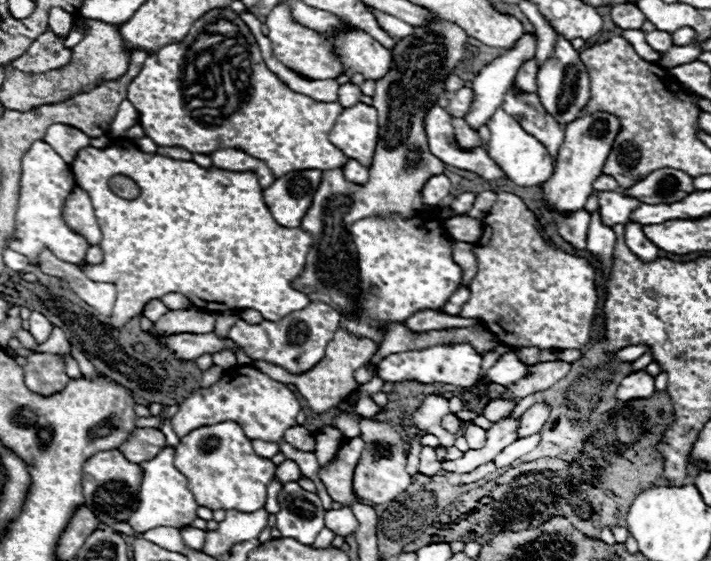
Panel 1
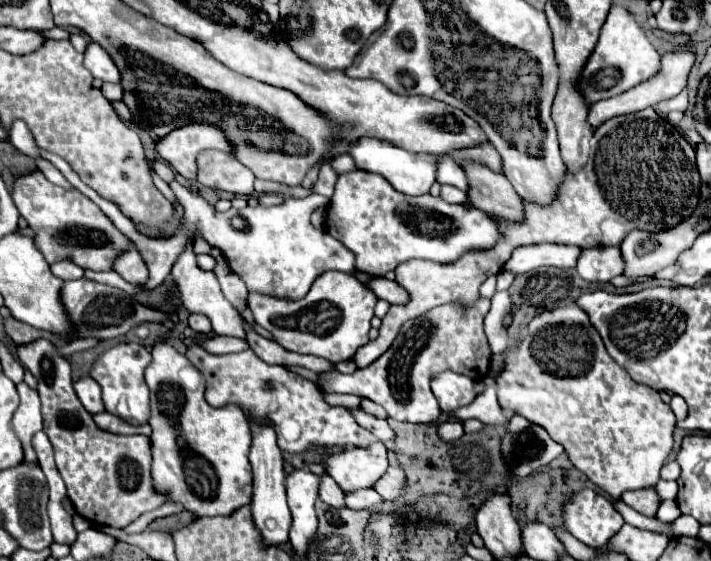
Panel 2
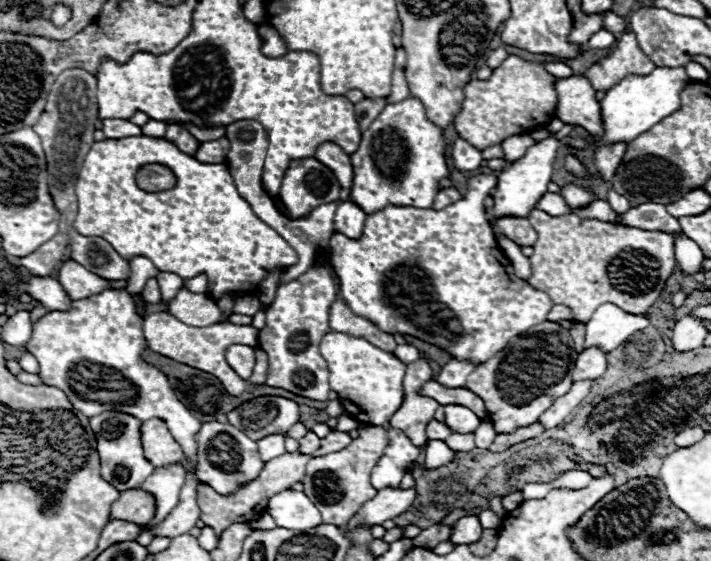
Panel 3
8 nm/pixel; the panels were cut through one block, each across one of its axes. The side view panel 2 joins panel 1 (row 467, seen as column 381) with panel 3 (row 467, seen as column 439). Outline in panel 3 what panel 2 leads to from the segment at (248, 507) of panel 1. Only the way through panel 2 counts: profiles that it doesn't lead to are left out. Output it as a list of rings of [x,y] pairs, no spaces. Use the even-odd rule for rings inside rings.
[[[204,422],[196,436],[196,444],[198,444],[198,480],[214,488],[218,494],[230,496],[238,492],[238,488],[258,478],[260,470],[264,468],[256,442],[230,424]]]

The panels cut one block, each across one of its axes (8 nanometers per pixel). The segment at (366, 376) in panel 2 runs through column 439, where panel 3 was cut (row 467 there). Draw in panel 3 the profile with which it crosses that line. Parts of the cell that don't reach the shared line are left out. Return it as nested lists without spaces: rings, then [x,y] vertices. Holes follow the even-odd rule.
[[[382,426],[360,428],[358,438],[354,438],[350,442],[350,446],[346,446],[340,452],[312,458],[306,464],[306,474],[302,478],[304,494],[310,496],[310,500],[314,500],[314,504],[320,510],[322,520],[326,524],[336,524],[336,526],[342,524],[344,526],[350,520],[350,516],[356,514],[356,510],[360,508],[362,502],[370,500],[377,494],[377,490],[370,486],[370,472],[372,472],[374,464],[378,464],[380,456],[384,456],[388,442],[390,442],[390,438],[388,438],[386,428],[382,428]]]

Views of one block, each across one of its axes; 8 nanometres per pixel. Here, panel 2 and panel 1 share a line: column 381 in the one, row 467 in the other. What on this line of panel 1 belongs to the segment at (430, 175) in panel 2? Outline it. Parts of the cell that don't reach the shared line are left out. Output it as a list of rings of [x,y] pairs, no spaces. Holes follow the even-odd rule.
[[[164,448],[152,460],[140,464],[142,468],[142,486],[140,486],[140,506],[130,518],[130,526],[134,530],[148,530],[156,526],[174,526],[182,528],[194,522],[196,518],[196,500],[194,494],[188,490],[188,480],[174,468],[174,448]]]

